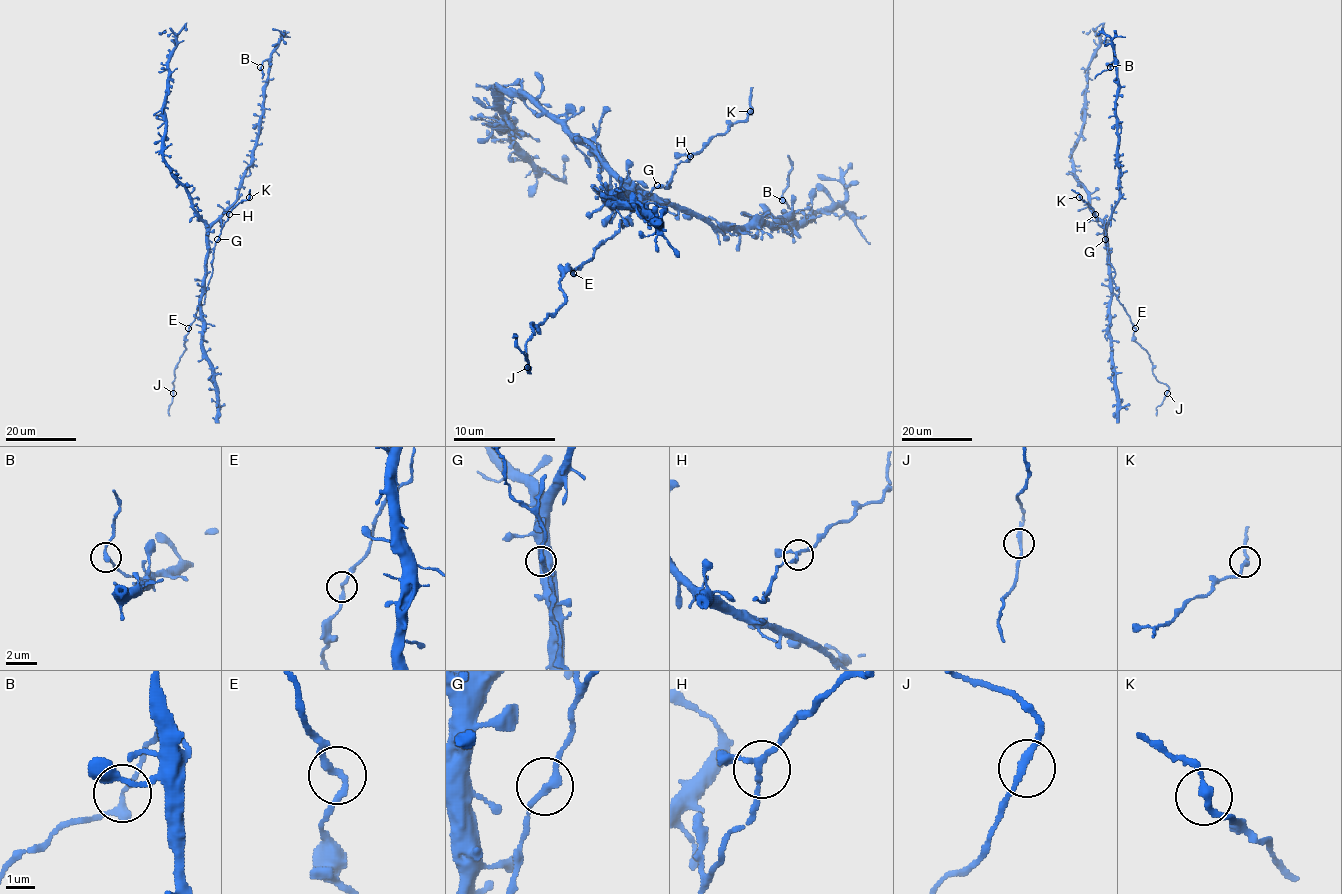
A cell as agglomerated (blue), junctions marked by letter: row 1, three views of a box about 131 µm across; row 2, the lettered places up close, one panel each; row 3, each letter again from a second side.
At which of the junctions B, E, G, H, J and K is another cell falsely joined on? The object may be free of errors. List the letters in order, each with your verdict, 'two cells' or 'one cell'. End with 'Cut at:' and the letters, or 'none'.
B: two cells
E: one cell
G: one cell
H: one cell
J: one cell
K: one cell
Cut at: B

